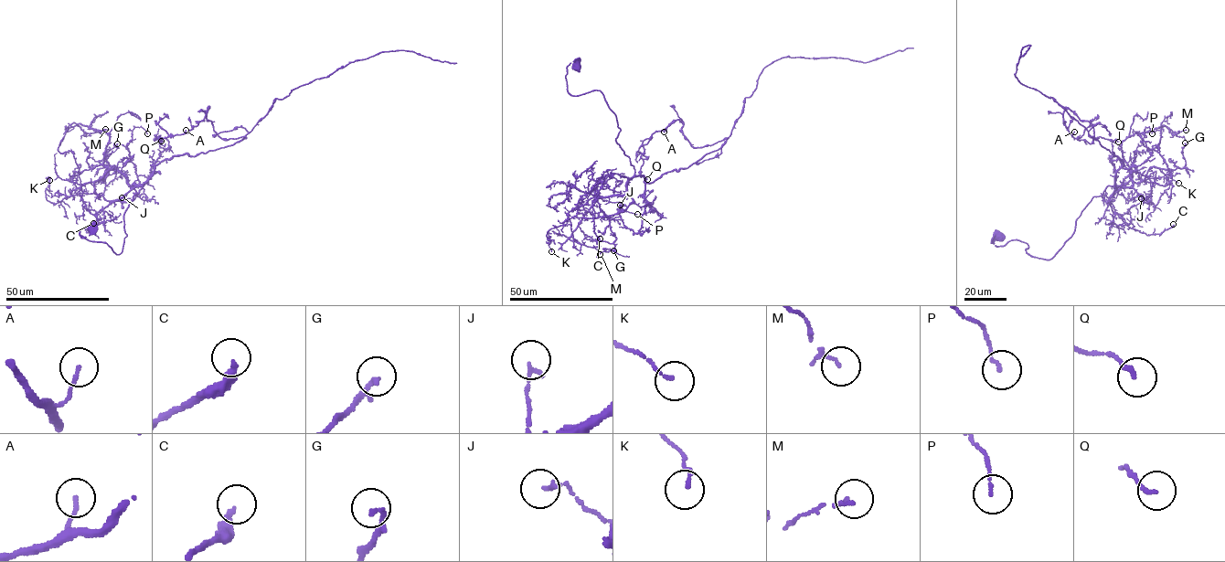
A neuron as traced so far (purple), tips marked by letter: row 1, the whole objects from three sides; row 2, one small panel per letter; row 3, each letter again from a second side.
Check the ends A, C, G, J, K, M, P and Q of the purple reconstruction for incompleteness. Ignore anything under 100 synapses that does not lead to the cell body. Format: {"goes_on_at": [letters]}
{"goes_on_at": []}

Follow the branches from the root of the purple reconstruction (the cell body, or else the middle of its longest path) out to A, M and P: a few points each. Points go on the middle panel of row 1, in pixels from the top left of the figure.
A: (575, 65), (568, 91), (602, 93), (615, 141), (646, 183), (726, 139), (695, 148), (680, 119), (664, 132)
M: (575, 65), (568, 91), (602, 93), (634, 169), (623, 196), (595, 189), (569, 238), (600, 254)
P: (575, 65), (568, 91), (602, 93), (615, 141), (644, 177), (637, 234), (618, 209), (637, 214)

